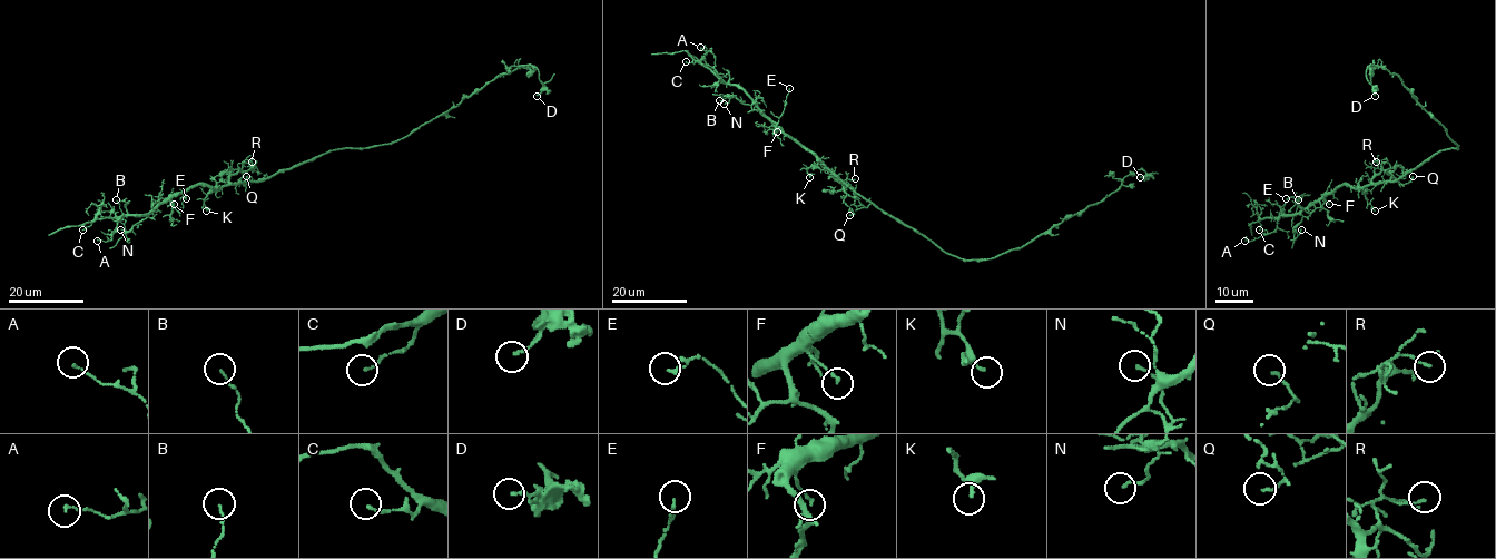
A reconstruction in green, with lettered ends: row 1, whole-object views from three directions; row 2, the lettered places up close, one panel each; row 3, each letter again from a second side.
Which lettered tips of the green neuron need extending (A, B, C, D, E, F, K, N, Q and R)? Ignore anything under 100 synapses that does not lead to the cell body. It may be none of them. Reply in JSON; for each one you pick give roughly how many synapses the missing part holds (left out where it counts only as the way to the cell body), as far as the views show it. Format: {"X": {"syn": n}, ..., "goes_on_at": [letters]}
{"goes_on_at": []}

